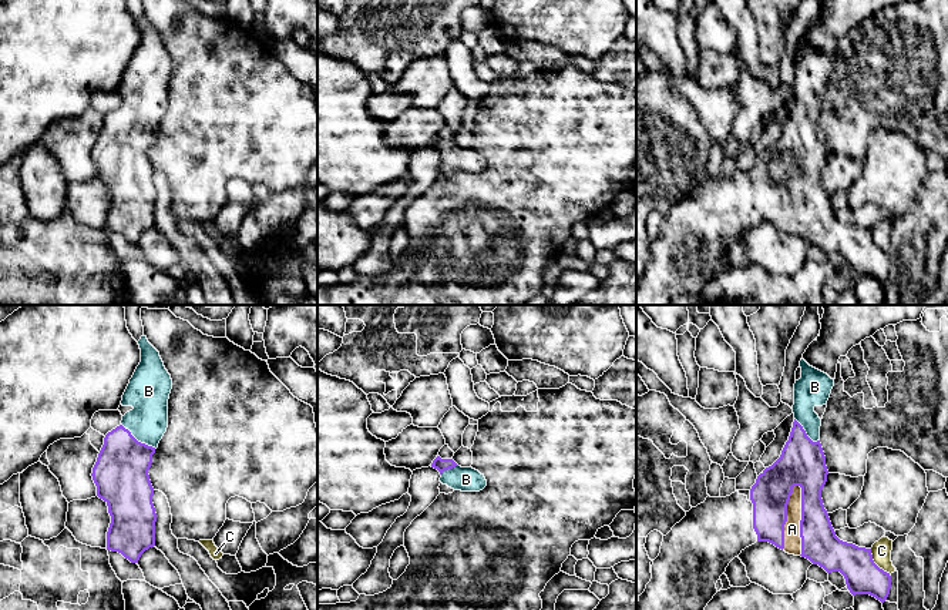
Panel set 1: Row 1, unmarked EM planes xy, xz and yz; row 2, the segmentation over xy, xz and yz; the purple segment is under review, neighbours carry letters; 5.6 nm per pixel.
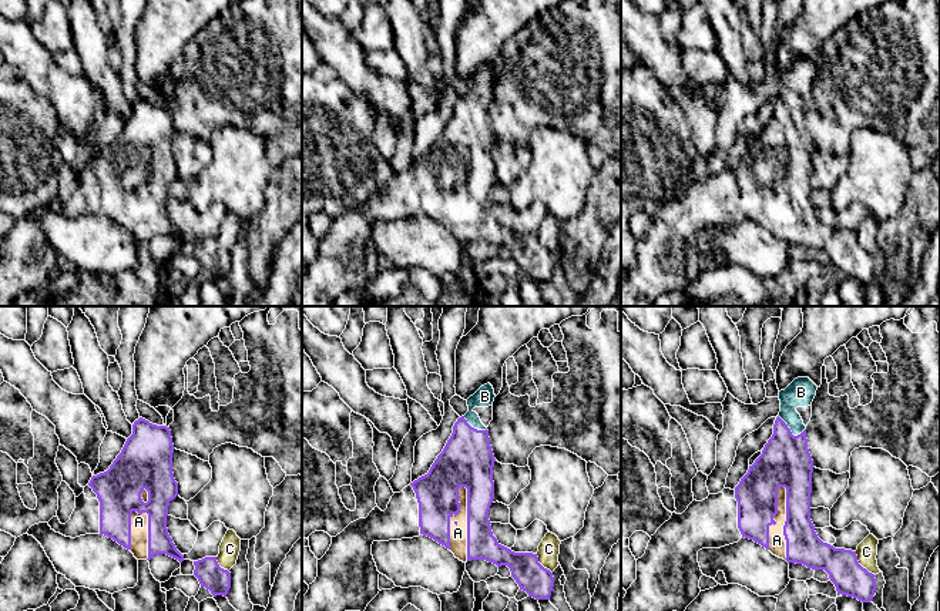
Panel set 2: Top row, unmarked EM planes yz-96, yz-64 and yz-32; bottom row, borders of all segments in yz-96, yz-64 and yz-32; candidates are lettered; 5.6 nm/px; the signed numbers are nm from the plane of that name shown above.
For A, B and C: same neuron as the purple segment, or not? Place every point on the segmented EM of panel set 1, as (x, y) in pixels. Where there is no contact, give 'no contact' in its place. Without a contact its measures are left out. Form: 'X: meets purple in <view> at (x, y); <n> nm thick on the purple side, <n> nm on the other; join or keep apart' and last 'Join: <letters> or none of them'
A: meets purple in yz at (802, 519); 220 nm thick on the purple side, 100 nm on the other; join
B: meets purple in xy at (137, 441); 300 nm thick on the purple side, 220 nm on the other; join
C: meets purple in yz at (874, 563); 200 nm thick on the purple side, 110 nm on the other; keep apart
Join: A, B

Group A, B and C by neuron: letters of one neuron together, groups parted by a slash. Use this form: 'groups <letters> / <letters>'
groups A B / C

